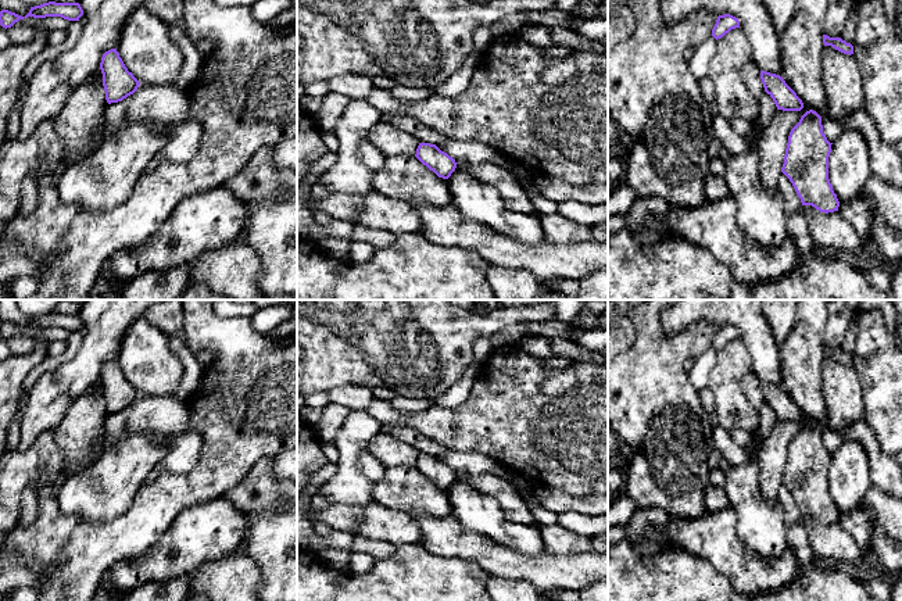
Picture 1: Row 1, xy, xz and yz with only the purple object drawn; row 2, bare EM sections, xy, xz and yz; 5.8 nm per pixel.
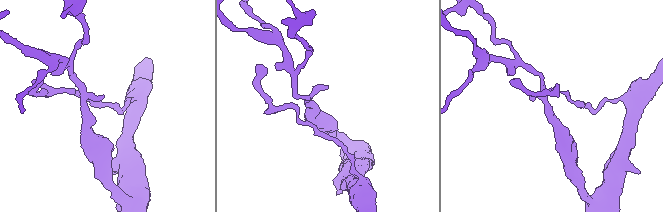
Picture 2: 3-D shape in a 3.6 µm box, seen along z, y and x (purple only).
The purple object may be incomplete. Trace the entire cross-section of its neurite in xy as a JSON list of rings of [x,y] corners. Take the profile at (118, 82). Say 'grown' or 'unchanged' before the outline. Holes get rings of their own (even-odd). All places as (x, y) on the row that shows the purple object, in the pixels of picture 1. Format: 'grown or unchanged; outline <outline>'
unchanged; outline [[[117,49],[105,51],[101,57],[100,69],[108,104],[118,103],[133,94],[140,82],[128,71]]]

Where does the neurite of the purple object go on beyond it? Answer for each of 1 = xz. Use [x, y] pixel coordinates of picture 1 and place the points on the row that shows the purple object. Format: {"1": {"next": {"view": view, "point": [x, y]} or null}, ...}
{"1": {"next": null}}

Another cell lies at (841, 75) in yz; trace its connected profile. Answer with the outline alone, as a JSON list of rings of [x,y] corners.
[[[824,46],[822,82],[827,97],[827,115],[833,119],[840,121],[855,110],[866,108],[866,86],[853,54]]]

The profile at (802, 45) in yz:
[[[798,0],[794,18],[781,35],[783,79],[822,118],[828,108],[822,82],[822,19],[828,6],[827,0]]]

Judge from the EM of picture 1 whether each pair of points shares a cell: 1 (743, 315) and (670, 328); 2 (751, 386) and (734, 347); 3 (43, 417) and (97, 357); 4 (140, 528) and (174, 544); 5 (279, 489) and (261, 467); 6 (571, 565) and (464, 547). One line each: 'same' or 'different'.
1: same
2: different
3: same
4: different
5: same
6: same

